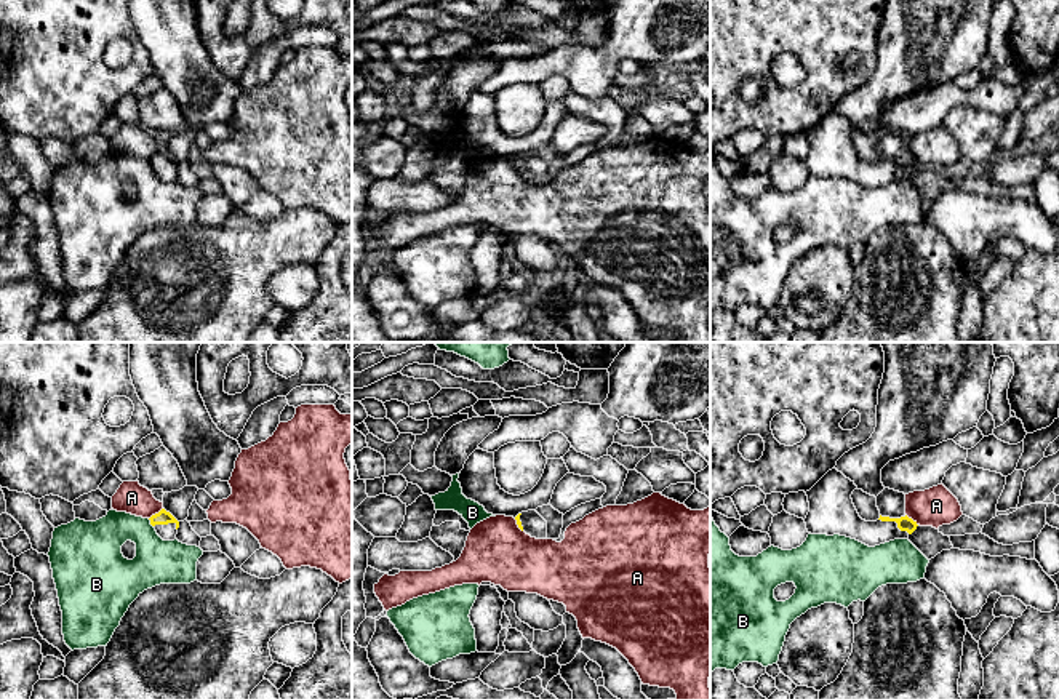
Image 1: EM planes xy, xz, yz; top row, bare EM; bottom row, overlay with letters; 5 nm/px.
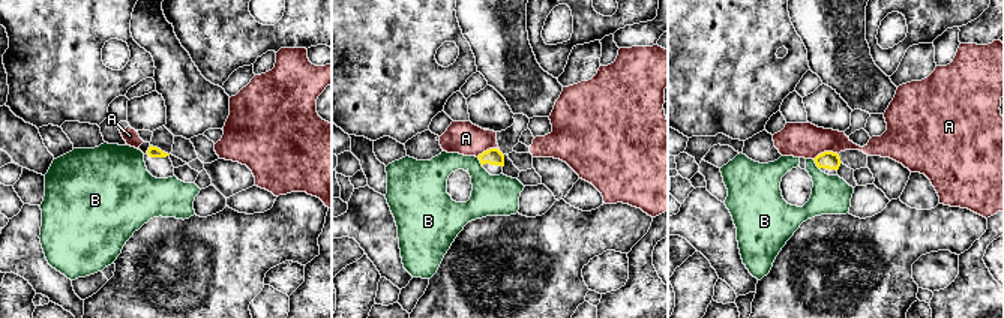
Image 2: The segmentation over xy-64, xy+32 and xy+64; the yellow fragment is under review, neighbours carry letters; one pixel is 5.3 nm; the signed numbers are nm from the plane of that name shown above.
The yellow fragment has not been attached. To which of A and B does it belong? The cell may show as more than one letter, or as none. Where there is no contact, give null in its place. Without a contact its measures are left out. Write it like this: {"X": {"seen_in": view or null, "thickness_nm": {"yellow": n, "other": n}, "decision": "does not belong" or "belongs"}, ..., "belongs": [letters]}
{"A": {"seen_in": "xy", "thickness_nm": {"yellow": 70, "other": 160}, "decision": "does not belong"}, "B": {"seen_in": "xy", "thickness_nm": {"yellow": 70, "other": 220}, "decision": "does not belong"}, "belongs": []}

